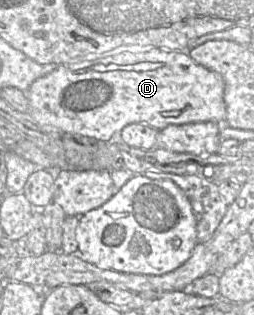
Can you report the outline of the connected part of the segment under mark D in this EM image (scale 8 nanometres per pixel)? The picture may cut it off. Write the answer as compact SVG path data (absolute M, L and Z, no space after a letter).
M130 46L119 54L90 57L57 67L36 79L27 90L29 115L40 125L52 126L66 133L98 141L117 139L120 131L132 123L143 123L156 130L169 125L196 122L226 124L224 81L221 75L196 63L188 51L171 51L154 46Z

